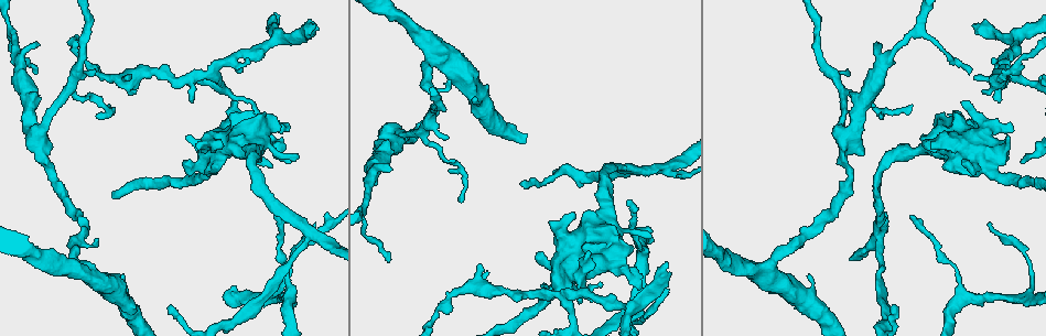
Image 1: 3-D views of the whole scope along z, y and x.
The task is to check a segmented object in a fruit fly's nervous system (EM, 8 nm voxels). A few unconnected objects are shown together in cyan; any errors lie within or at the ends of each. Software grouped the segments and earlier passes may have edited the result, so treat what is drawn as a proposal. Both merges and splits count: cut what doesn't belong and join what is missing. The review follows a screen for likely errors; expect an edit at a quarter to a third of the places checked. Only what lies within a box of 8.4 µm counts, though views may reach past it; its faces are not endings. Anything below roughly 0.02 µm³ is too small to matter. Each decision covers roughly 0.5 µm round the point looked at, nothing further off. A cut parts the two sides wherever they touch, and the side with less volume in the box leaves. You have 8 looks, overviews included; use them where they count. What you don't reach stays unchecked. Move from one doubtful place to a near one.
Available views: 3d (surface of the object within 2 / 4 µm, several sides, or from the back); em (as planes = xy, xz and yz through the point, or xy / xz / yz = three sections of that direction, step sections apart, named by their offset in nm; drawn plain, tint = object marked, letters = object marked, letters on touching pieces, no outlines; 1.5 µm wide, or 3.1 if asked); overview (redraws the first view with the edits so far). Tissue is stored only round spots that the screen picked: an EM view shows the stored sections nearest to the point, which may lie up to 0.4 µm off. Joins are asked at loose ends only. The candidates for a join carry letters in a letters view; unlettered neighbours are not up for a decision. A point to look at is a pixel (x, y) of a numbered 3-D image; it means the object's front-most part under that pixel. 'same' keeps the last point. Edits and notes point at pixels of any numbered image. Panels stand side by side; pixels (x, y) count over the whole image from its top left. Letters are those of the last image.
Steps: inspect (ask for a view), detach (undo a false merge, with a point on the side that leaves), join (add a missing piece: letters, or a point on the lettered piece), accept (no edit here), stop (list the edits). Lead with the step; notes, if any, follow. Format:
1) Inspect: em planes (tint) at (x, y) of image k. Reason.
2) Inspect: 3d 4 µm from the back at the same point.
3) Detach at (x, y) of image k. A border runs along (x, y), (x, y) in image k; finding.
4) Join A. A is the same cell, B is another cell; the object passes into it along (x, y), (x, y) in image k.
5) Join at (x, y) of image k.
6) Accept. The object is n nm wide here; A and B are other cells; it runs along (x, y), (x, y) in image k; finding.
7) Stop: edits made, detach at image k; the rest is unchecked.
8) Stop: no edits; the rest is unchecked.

Inspect: em 3.1 µm yz step 16 (tint) at (1006, 137) of image 1. Branch stops here.

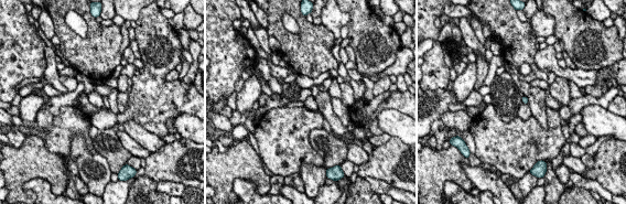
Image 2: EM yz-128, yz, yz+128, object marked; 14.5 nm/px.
Inspect: em 3.1 µm planes (tint) at the same point. Cut it another way.

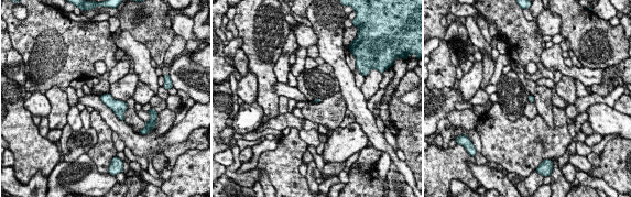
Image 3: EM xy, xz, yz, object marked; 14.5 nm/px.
Inspect: em 3.1 µm planes (letters) at the same point. What lies round it.

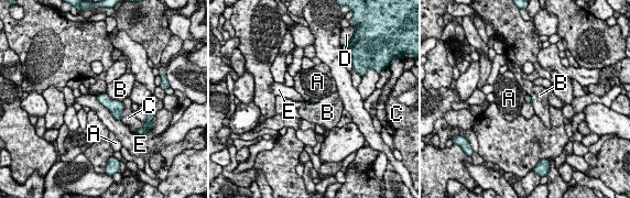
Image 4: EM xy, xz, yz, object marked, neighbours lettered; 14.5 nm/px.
Accept. The longest contact is with E, 600 nm; A, B, C, D and E are other cells; no lettered piece goes on from it.

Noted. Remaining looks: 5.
Inspect: em planes (letters) at (974, 25) of image 1. Free end.

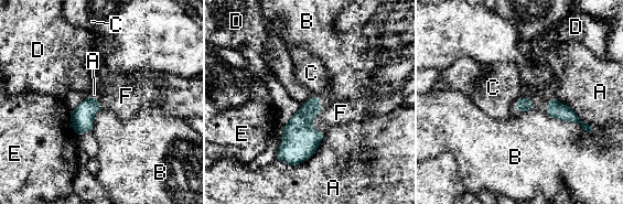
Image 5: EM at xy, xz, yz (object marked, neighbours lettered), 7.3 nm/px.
Join F. F is the same cell, A, B, C, D and E are other cells; the cell continues.

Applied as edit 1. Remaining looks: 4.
Inspect: overview. Redraw.

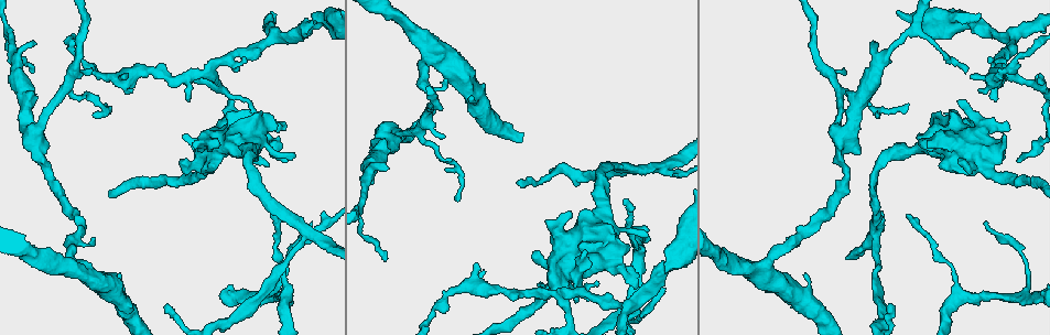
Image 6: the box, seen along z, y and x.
Inspect: em planes (letters) at (659, 165) of image 6. Looks like a crossing.

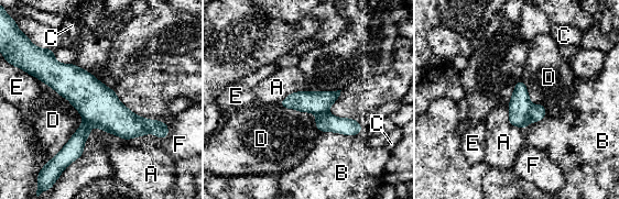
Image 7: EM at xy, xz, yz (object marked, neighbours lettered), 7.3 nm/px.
Detach at (538, 112) of image 7. The object is 170 nm wide here; the longest contact is with D, 500 nm; A, B, C, D, E and F are other cells; two cells meet here.

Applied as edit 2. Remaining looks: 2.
Stop: edits made, join at image 5, detach at image 7; the rest is unchecked.

